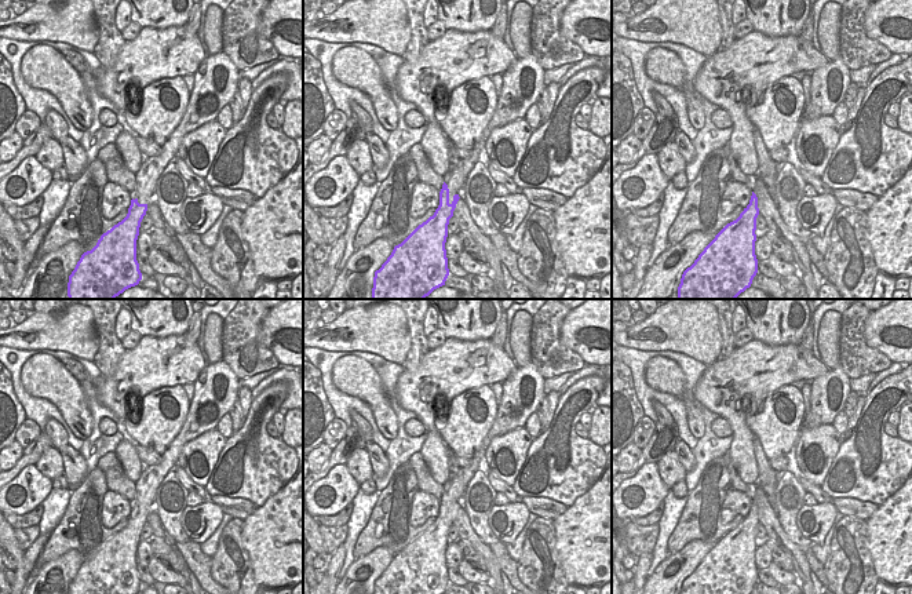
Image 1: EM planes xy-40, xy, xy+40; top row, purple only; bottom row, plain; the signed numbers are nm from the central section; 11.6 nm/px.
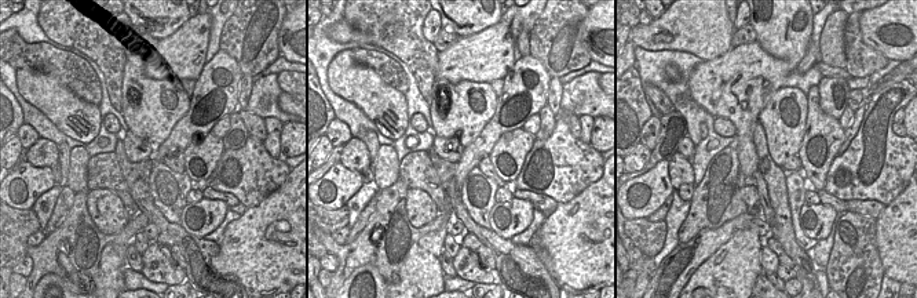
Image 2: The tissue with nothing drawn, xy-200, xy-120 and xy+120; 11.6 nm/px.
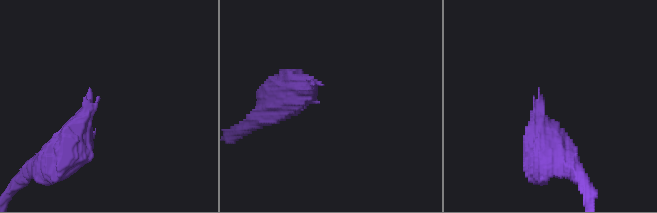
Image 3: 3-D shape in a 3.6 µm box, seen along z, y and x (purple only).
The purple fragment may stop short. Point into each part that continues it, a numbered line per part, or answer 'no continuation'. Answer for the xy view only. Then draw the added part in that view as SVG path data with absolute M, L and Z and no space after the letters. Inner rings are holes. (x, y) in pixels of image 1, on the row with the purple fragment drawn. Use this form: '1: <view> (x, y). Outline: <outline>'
1: xy (455, 178). Outline: M477 143L471 149L471 156L468 158L460 158L449 171L444 175L444 182L449 189L449 204L453 201L455 194L460 194L462 198L464 196L464 183L466 179L478 161L479 150Z

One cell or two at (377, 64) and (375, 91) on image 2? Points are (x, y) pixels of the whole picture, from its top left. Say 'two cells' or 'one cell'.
two cells

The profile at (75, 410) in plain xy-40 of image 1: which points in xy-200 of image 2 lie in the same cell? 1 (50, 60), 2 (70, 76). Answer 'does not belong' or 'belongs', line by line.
1: does not belong
2: does not belong

